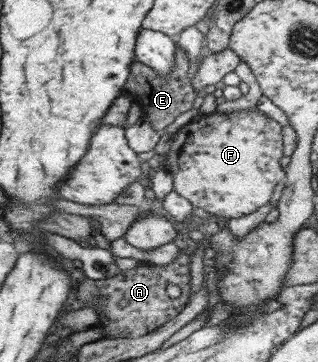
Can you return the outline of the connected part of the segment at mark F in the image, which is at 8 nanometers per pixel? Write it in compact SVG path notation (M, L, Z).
M257 108L224 113L213 111L198 116L171 135L168 145L163 149L165 158L161 168L173 177L171 190L187 199L191 206L208 212L214 223L223 223L230 218L255 212L268 202L275 184L284 180L285 172L279 164L279 158L283 156L280 131L281 125Z

